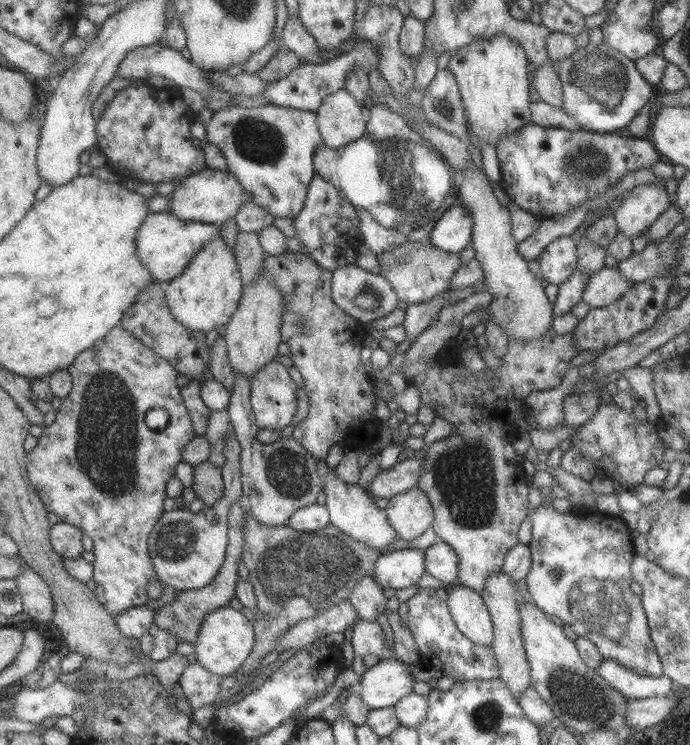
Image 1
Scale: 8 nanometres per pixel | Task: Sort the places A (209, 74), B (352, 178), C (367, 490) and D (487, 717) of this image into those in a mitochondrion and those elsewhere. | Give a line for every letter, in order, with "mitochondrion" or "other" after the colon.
A: other
B: other
C: other
D: mitochondrion

